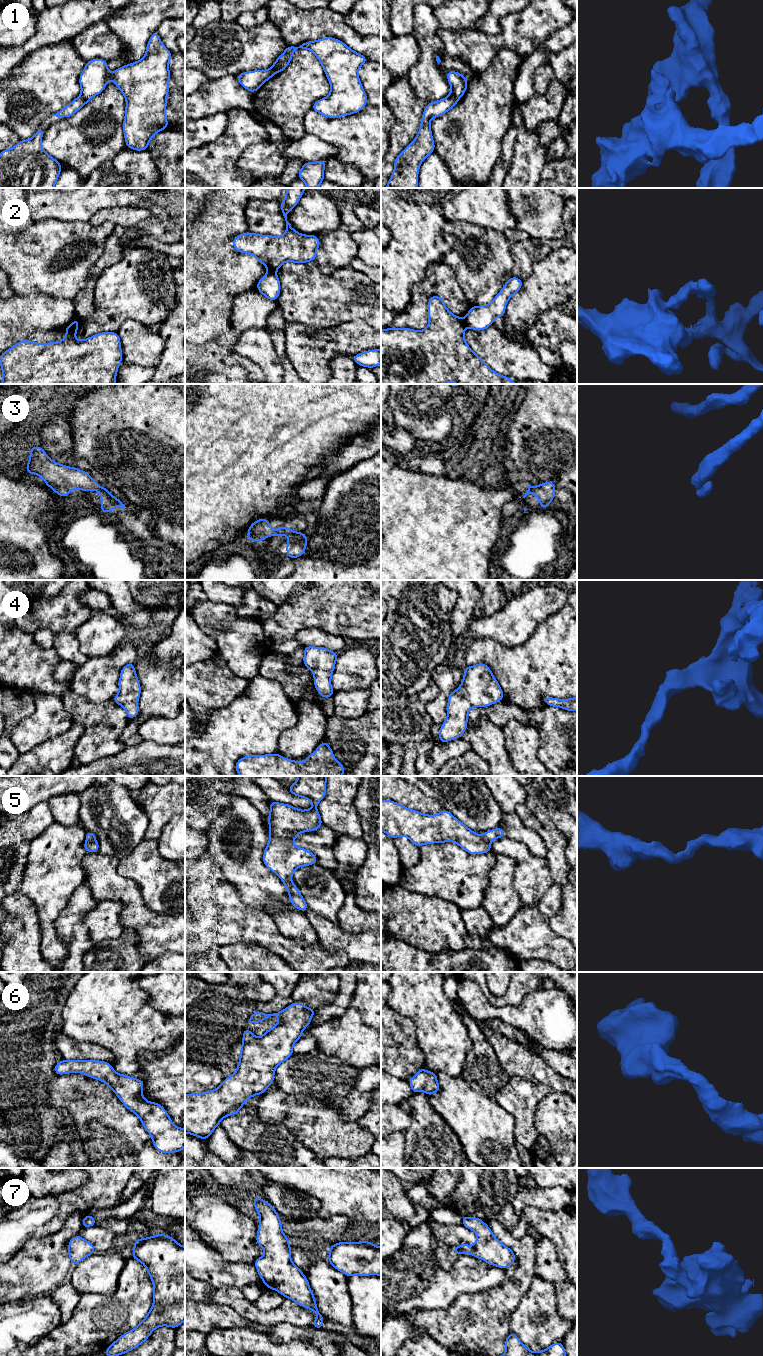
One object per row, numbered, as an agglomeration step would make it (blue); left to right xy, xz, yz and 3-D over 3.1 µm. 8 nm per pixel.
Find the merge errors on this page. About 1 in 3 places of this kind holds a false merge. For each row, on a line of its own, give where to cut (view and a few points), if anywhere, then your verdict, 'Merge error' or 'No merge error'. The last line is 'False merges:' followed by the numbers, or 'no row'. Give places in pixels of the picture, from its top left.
1: Split along xz (278, 58), (276, 72). Merge error
2: Split along yz (463, 319), (466, 325). Merge error
3: Split along xz (294, 531), (289, 535). Merge error
4: No split. No merge error
5: No split. No merge error
6: No split. No merge error
7: No split. No merge error
False merges: 1, 2, 3

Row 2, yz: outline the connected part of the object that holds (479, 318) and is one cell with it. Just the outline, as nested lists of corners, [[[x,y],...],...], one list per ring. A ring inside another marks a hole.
[[[512,276],[490,304],[470,308],[464,318],[465,325],[477,331],[487,329],[493,324],[495,318],[505,315],[508,300],[520,291],[522,284],[522,280]]]

